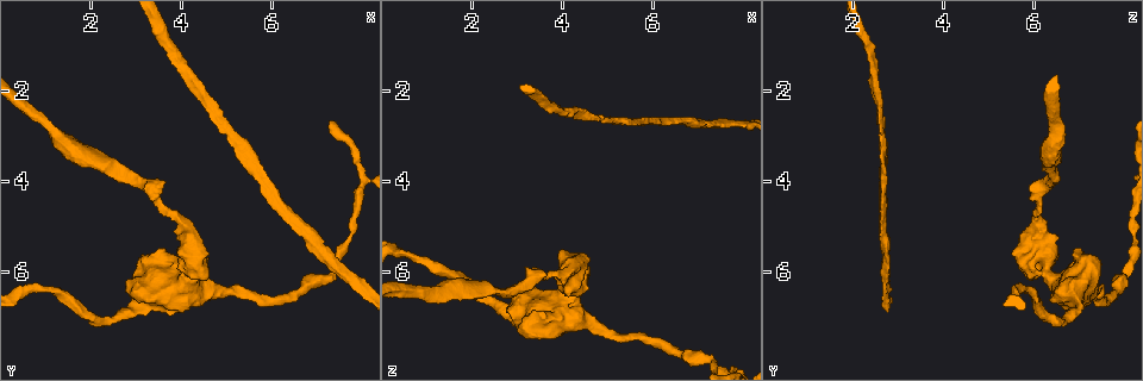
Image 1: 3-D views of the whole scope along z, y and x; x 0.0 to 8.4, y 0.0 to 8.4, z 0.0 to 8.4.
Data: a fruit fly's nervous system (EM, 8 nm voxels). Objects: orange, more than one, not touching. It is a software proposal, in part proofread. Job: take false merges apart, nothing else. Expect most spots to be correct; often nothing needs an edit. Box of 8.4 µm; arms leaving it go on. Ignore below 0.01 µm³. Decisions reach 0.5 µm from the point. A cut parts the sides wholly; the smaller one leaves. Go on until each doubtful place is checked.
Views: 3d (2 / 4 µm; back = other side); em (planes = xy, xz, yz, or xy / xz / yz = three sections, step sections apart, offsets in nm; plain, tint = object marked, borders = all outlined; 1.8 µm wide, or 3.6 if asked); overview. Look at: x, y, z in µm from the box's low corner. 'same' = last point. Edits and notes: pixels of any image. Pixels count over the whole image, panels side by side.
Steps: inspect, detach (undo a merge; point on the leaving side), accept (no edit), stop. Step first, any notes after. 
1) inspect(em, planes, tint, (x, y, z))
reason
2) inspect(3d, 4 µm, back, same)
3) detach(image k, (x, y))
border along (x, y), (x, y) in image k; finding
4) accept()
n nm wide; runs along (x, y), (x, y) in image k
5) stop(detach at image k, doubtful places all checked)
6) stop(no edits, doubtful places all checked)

inspect(3d, 2 µm, (3.50, 4.50, 6.05))
a narrow waist

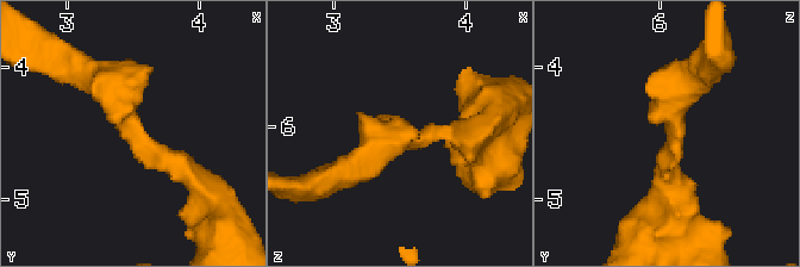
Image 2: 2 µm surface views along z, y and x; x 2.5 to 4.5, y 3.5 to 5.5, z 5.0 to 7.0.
inspect(em, planes, plain, (3.52, 4.44, 6.06))
arms of 240, 280 nm

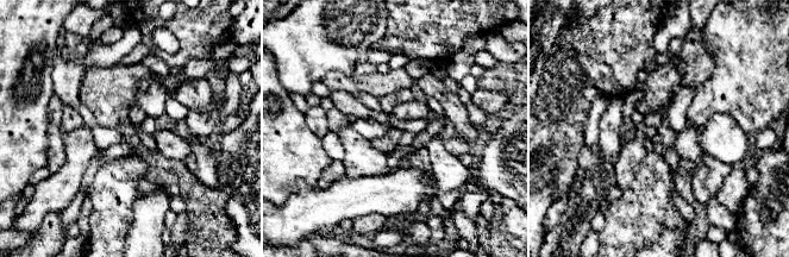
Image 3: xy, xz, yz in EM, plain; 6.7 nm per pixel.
inspect(em, planes, tint, same)

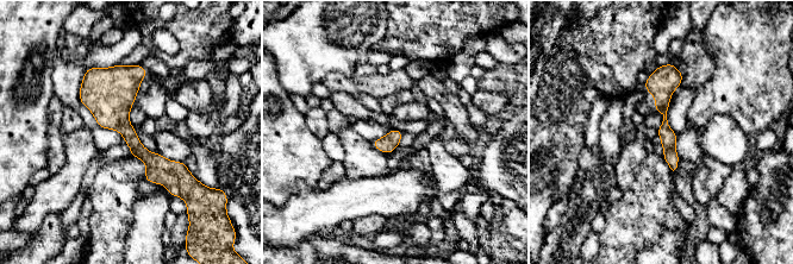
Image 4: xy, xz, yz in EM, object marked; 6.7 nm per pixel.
accept()
continuous, no second neuron

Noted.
inspect(em, 3.6 µm, planes, plain, (3.55, 6.20, 7.00))
abrupt turn

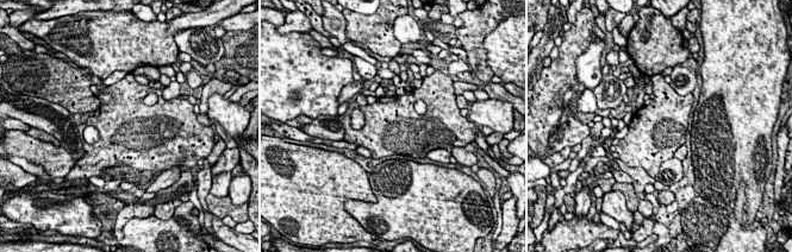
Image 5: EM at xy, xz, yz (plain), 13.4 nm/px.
inspect(em, 3.6 µm, planes, tint, same)

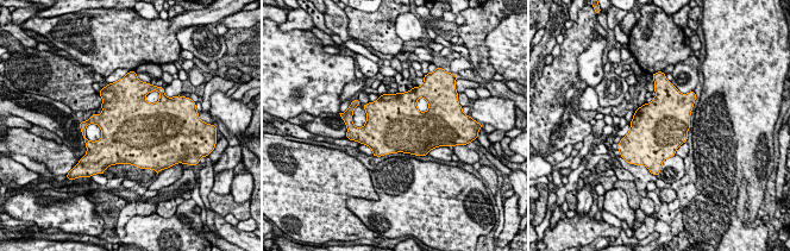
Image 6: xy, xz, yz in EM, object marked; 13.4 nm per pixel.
accept()
one neuron here

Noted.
inspect(3d, 2 µm, (4.20, 5.45, 6.10))
abrupt turn

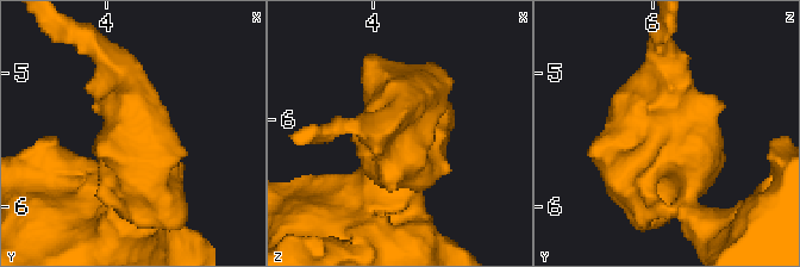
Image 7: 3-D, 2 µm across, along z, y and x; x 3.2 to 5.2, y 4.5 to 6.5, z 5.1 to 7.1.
inspect(em, planes, tint, (4.18, 5.50, 6.12))

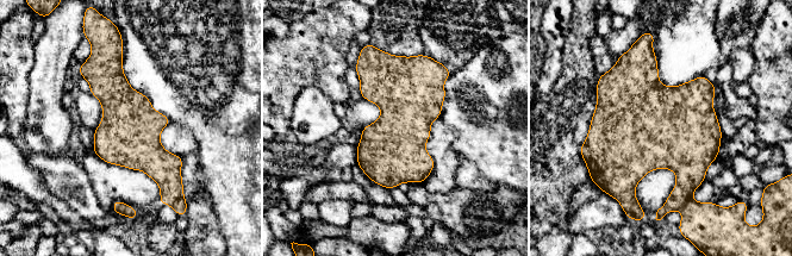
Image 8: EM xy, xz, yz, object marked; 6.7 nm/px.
detach(image 8, (690, 168))
border along (690, 198), (681, 210) in image 8; a second neuron is stuck on

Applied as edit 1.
stop(detach at image 8, doubtful places all checked)

